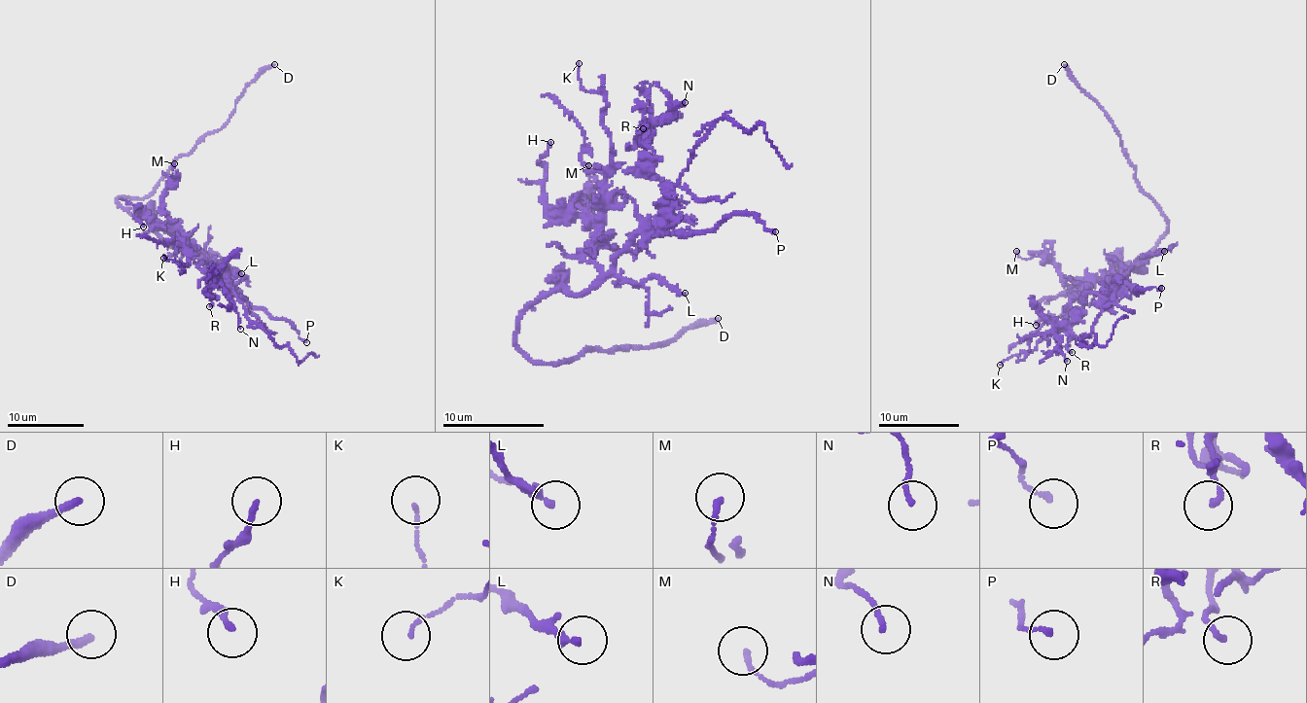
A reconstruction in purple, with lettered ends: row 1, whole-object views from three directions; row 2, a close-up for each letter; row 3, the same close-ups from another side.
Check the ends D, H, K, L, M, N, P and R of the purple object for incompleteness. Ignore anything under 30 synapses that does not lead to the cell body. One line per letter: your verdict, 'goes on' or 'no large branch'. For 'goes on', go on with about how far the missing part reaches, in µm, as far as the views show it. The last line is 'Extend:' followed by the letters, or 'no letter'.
D: goes on | 45 µm
H: no large branch
K: no large branch
L: no large branch
M: no large branch
N: no large branch
P: no large branch
R: no large branch
Extend: D

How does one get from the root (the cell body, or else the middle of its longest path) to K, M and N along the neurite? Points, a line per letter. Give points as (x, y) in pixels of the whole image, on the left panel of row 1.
K: (159, 235), (175, 247), (176, 230), (187, 247), (189, 264), (181, 263), (182, 270), (163, 258)
M: (159, 235), (169, 245), (179, 245), (174, 224), (161, 205), (161, 195), (174, 181), (174, 163)
N: (159, 235), (220, 265), (228, 277), (226, 268), (211, 270), (211, 277), (232, 301), (240, 329)

